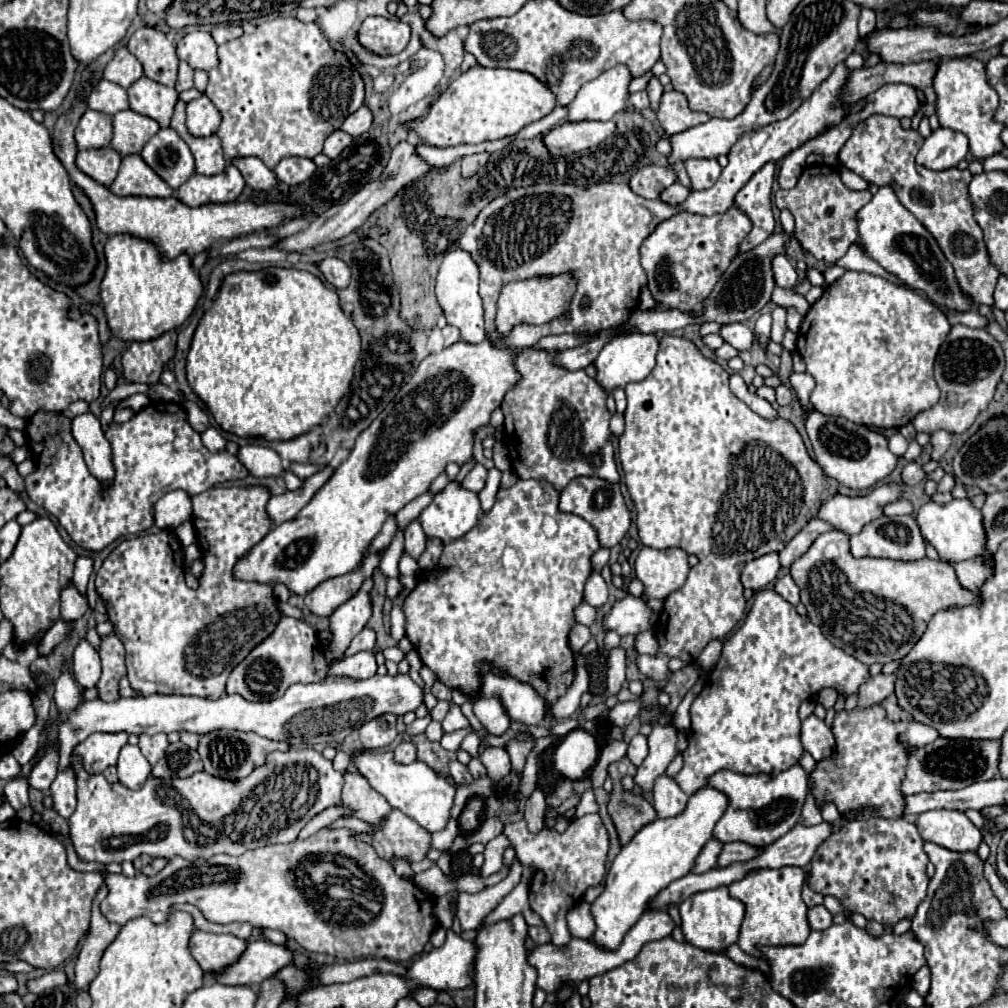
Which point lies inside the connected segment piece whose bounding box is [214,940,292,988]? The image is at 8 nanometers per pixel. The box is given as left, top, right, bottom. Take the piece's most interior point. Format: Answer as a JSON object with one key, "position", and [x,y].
{"position":[262,959]}

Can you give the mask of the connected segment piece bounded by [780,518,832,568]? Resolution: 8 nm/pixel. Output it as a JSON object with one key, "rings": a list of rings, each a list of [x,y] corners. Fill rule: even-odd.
{"rings":[[[820,518],[810,520],[810,524],[806,524],[806,528],[802,528],[802,530],[786,544],[786,548],[780,552],[780,564],[782,564],[784,568],[788,568],[796,558],[800,558],[800,556],[812,546],[812,542],[814,542],[820,534],[824,534],[824,532],[828,532],[828,530],[832,530],[832,526],[830,526],[828,522],[824,522],[824,520],[820,520]]]}

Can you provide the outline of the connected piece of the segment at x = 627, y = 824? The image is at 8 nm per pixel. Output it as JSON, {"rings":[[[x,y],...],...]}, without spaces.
{"rings":[[[626,758],[626,762],[620,760],[620,762],[612,762],[608,766],[608,774],[612,776],[612,782],[614,782],[614,792],[610,794],[608,812],[616,824],[616,830],[618,830],[622,844],[628,844],[632,840],[632,836],[642,826],[646,826],[648,822],[652,822],[656,818],[654,806],[644,796],[638,796],[634,792],[622,788],[620,780],[628,774],[634,774],[634,770],[636,768],[634,768],[634,764],[630,764],[628,758]]]}

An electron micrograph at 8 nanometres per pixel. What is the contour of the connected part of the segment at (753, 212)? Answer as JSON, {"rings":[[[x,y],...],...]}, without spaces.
{"rings":[[[768,162],[746,182],[746,186],[734,198],[734,206],[742,210],[752,222],[750,234],[740,244],[742,252],[748,252],[750,248],[758,246],[774,232],[772,182],[774,182],[774,162]]]}

